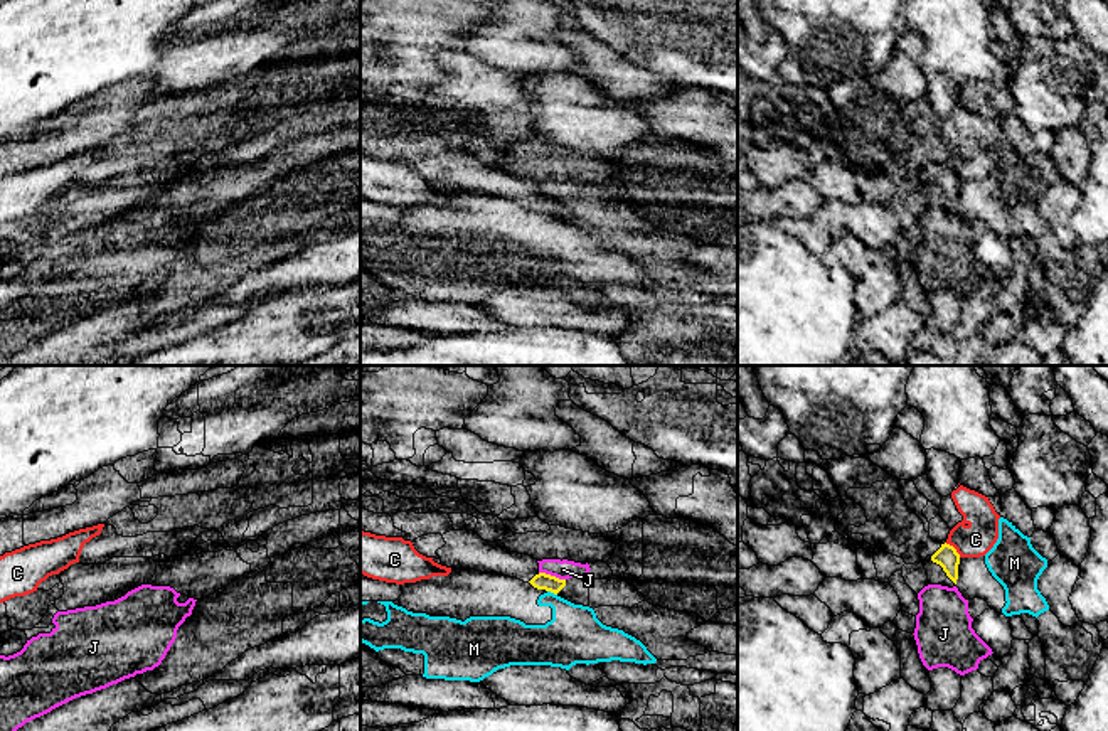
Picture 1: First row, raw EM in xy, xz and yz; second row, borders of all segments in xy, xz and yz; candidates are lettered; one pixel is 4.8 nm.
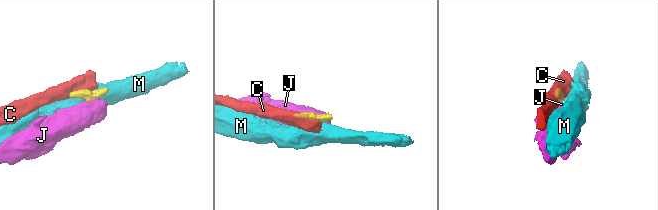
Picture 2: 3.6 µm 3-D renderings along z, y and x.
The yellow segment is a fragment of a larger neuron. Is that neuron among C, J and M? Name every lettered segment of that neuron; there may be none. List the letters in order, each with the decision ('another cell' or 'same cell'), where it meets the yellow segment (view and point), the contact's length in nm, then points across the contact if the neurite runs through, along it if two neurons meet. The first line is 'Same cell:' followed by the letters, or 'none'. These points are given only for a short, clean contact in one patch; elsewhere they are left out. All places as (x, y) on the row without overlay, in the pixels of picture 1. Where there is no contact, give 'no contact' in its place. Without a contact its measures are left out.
Same cell: none
C: another cell; contact yz (953, 170); length 100 nm; border yz (945, 165), (960, 179)
J: another cell; contact xz (553, 199); length 130 nm; border xz (539, 194), (564, 202)
M: another cell; contact xz (553, 214); length 50 nm; border xz (548, 213), (556, 218)

